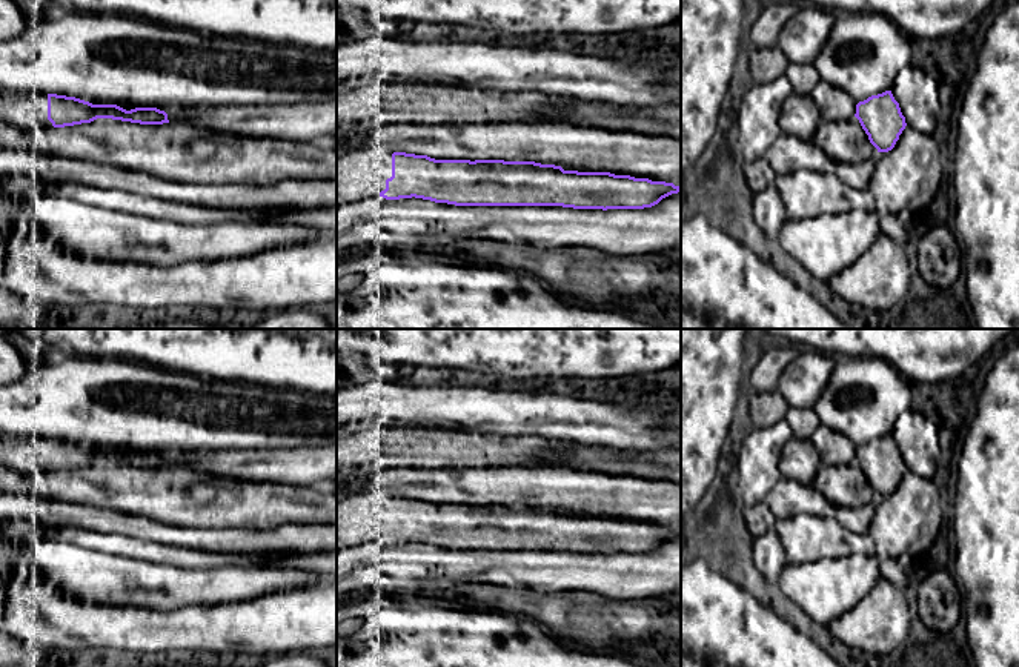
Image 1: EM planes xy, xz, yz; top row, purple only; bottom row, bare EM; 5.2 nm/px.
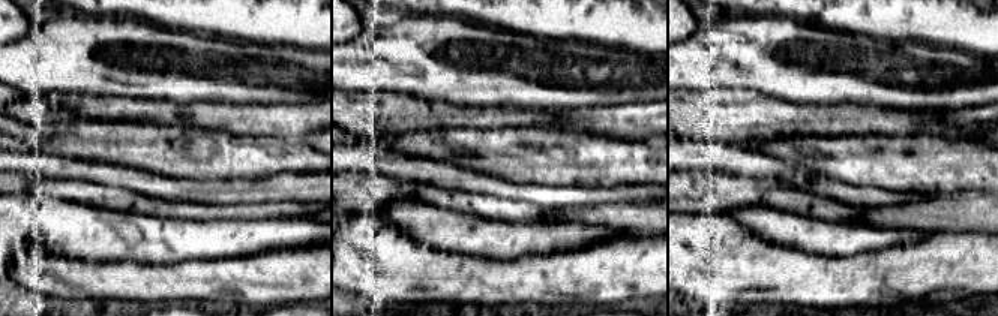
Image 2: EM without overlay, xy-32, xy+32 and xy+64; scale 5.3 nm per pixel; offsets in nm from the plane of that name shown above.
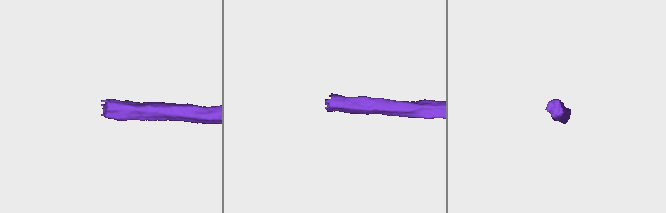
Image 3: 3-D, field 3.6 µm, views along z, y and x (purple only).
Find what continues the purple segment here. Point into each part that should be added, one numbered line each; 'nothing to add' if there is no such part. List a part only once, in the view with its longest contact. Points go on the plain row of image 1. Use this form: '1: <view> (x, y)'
1: xz (363, 517)

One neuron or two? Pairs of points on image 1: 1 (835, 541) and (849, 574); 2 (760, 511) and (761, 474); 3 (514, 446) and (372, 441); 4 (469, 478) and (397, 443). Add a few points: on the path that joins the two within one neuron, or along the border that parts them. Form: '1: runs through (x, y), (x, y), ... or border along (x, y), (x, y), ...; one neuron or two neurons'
1: border along (873, 554), (824, 557), (807, 563); two neurons
2: border along (764, 500), (747, 506); two neurons
3: runs through (478, 447), (437, 447), (420, 441), (408, 441); one neuron
4: border along (415, 464), (423, 467), (481, 466); two neurons

